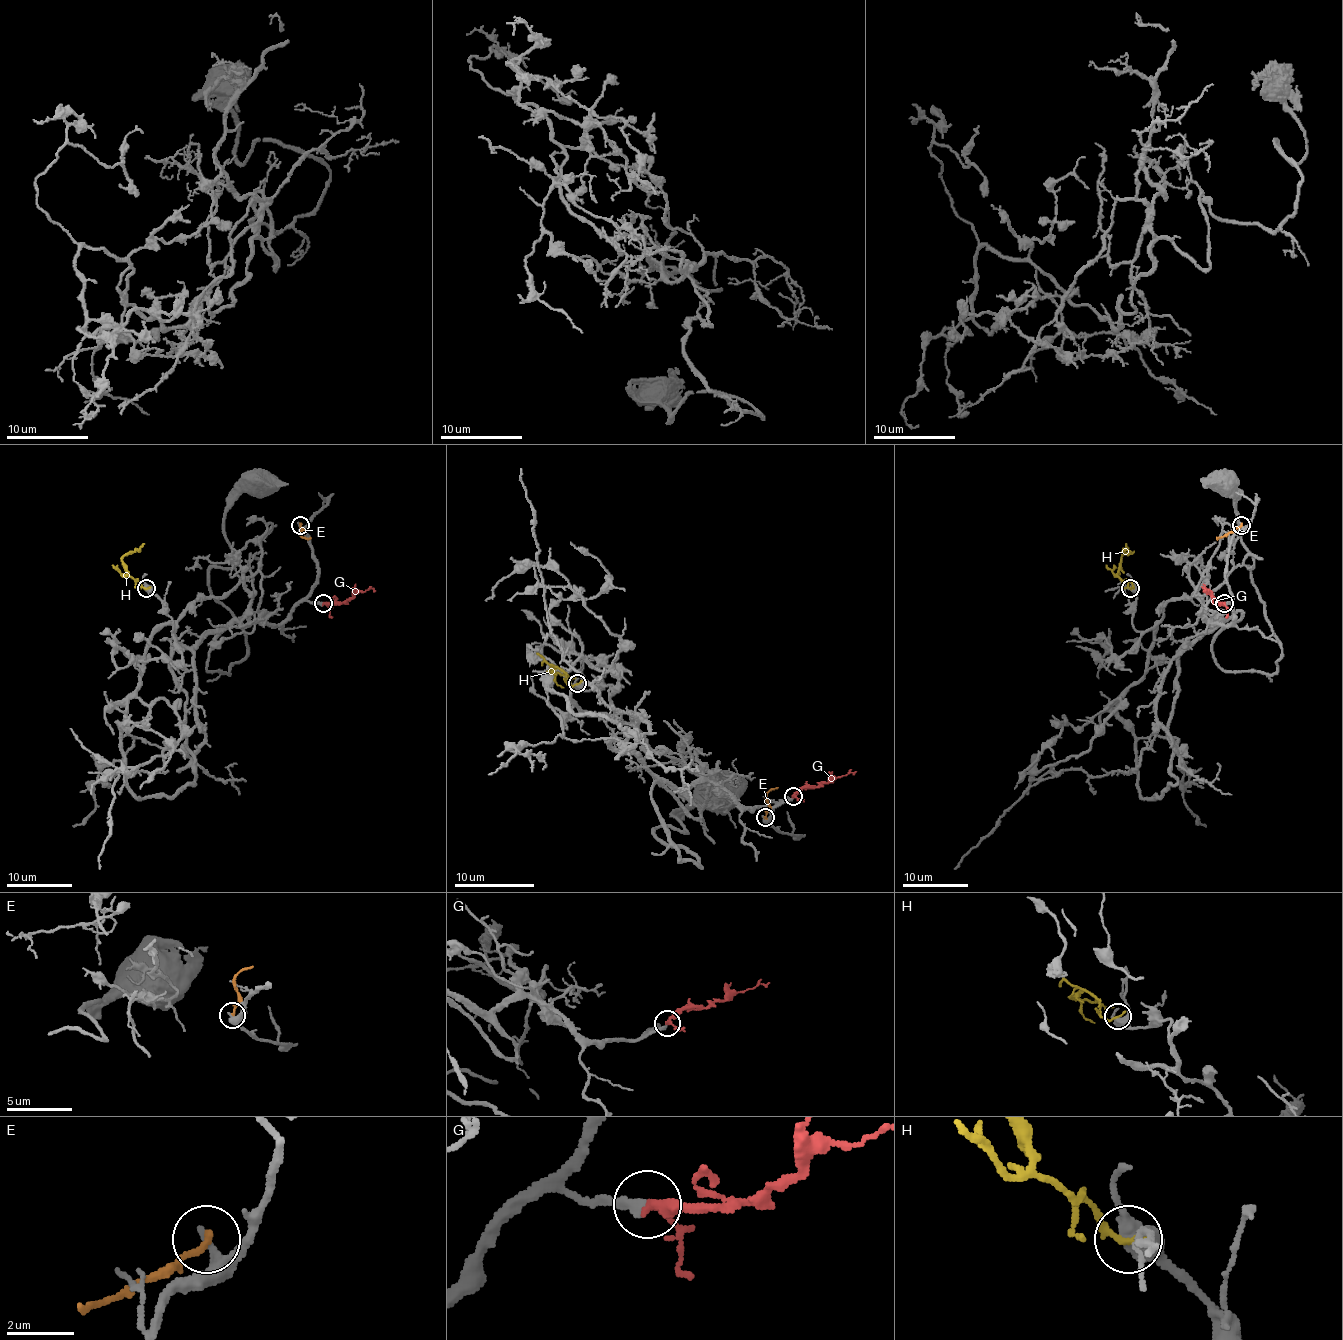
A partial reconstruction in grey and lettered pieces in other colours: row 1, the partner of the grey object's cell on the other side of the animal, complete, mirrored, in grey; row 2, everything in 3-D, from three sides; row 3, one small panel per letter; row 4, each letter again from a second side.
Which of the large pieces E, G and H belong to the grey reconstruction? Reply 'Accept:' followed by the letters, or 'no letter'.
Accept: no letter

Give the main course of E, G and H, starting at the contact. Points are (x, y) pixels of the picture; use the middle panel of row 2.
E: (764, 817), (768, 809), (766, 795), (778, 787)
G: (792, 797), (806, 787), (820, 787), (832, 777), (856, 771)
H: (578, 683), (570, 685), (564, 673), (556, 666), (548, 671), (576, 677)

